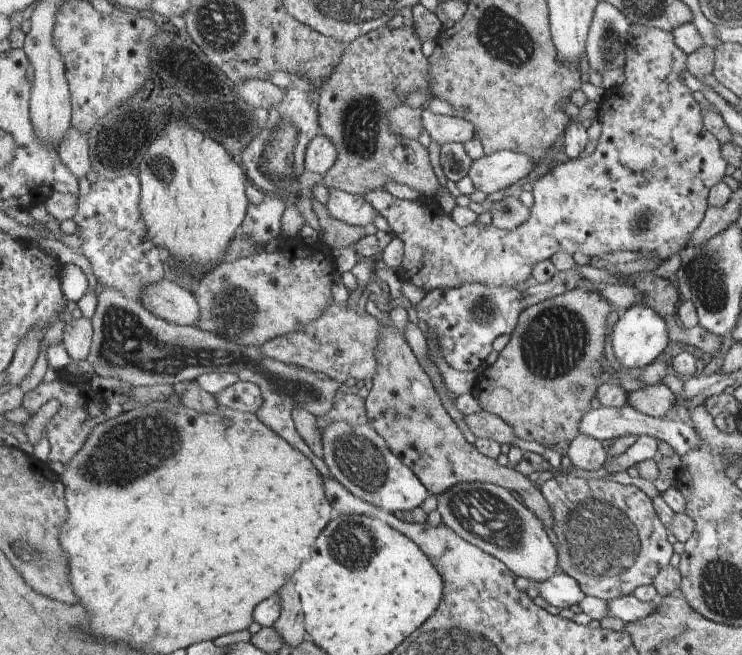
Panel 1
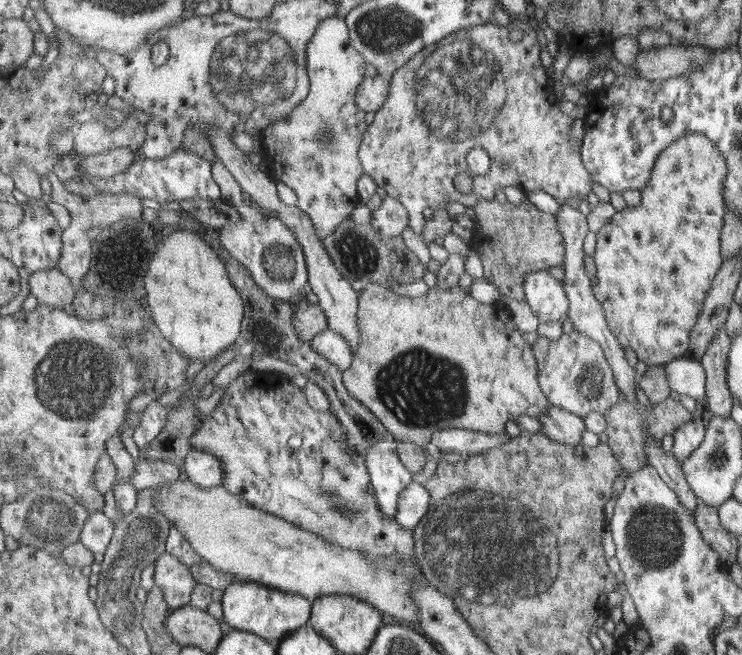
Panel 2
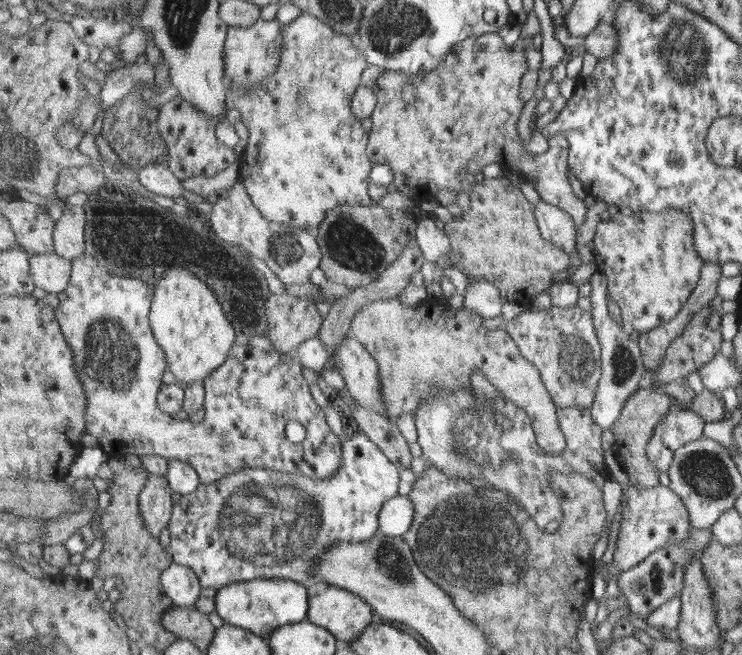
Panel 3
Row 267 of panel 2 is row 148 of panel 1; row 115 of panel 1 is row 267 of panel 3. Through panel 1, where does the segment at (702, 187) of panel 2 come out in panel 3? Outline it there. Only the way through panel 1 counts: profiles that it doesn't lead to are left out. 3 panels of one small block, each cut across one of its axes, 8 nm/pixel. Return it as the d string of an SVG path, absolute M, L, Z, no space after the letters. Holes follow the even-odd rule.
M668 209L663 213L640 215L639 224L629 226L629 230L621 230L623 234L619 234L617 242L615 242L615 222L610 222L610 219L599 222L592 237L593 248L597 252L595 256L601 264L600 269L608 279L608 295L619 306L624 324L639 334L656 329L677 317L698 288L706 264L703 256L699 256L695 248L695 226L688 213Z

